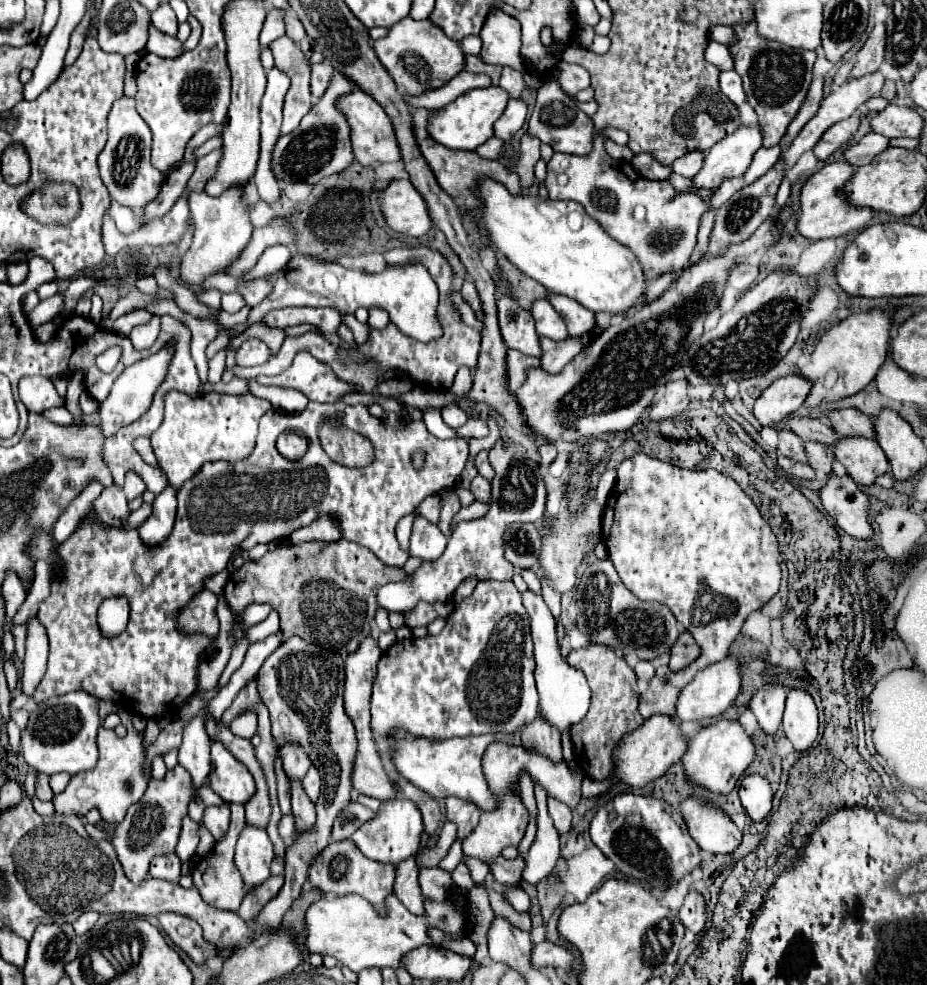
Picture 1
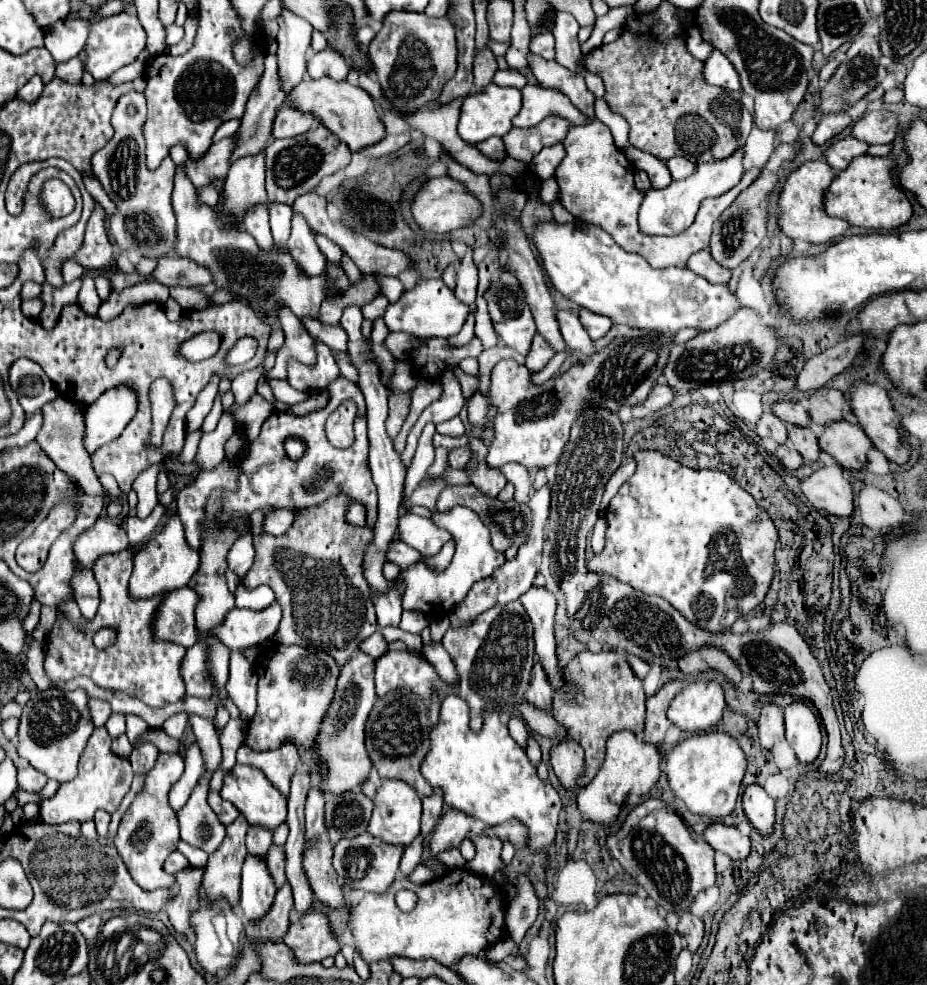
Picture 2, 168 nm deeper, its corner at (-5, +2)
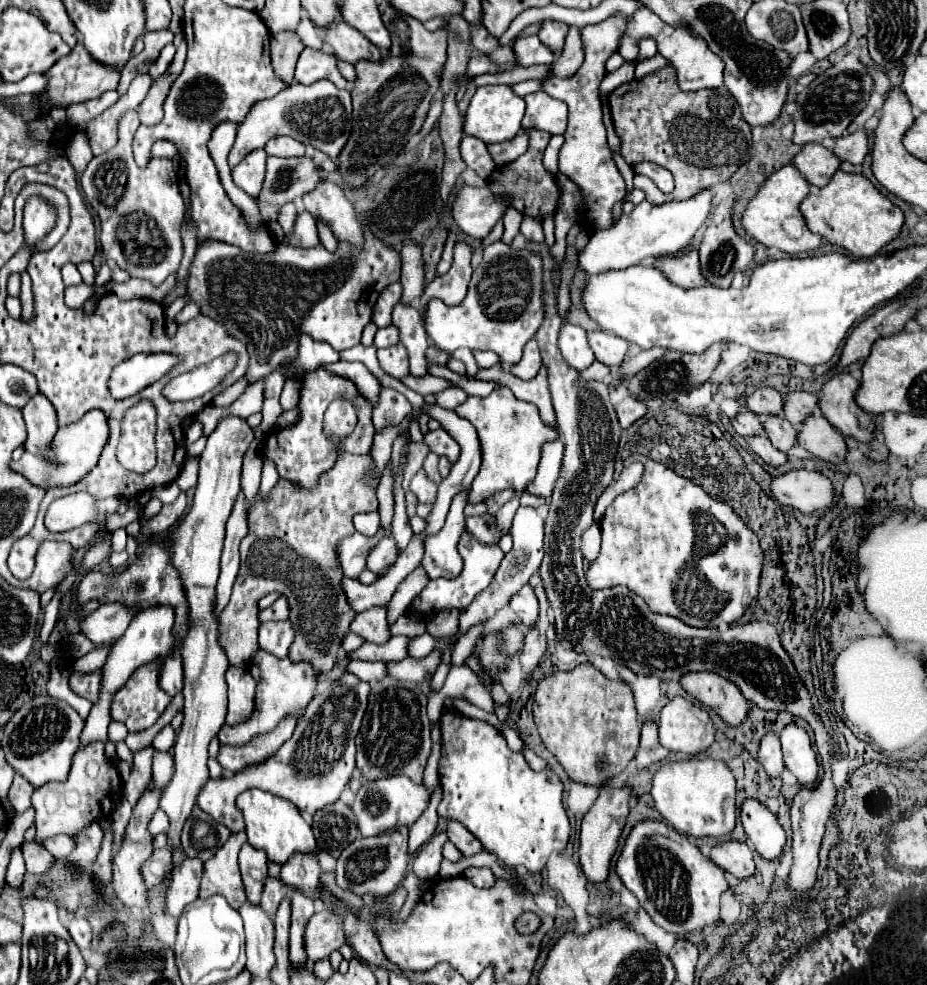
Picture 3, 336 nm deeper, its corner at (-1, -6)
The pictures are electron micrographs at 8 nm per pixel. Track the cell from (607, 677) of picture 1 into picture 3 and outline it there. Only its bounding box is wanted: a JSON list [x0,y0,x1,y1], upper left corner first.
[533,662,641,786]

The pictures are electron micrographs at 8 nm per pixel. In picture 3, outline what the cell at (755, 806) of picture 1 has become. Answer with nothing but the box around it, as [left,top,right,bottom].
[741,800,785,858]

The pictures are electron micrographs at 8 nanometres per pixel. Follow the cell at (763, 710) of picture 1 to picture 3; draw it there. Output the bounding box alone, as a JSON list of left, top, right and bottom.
[757,732,783,776]

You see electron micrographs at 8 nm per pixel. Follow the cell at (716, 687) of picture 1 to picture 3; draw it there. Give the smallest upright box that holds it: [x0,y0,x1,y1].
[657,696,715,756]

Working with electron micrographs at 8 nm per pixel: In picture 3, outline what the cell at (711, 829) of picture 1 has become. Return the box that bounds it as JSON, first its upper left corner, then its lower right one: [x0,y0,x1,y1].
[709,840,755,878]

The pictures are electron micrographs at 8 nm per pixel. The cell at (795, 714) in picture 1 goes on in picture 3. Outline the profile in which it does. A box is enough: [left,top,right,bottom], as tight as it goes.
[779,724,817,786]

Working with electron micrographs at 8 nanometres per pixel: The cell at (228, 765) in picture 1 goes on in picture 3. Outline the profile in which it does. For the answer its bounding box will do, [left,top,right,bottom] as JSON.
[237,788,317,864]

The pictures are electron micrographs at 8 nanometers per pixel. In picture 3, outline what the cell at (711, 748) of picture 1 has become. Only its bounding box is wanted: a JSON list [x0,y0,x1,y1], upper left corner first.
[651,758,735,836]

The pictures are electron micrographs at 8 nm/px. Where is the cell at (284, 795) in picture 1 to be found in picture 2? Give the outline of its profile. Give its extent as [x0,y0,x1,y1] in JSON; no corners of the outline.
[237,738,299,796]

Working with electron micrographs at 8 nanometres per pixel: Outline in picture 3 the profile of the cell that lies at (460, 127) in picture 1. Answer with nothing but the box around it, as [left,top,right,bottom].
[463,86,525,144]

